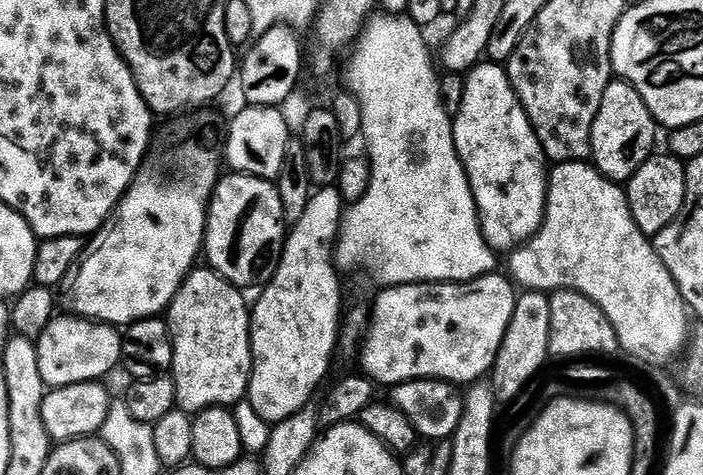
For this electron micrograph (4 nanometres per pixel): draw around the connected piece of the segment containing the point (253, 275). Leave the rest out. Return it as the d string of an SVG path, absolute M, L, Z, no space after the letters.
M239 174L221 175L212 189L212 199L208 202L208 221L204 227L203 255L208 255L207 263L213 272L218 273L231 284L245 286L252 284L260 276L264 268L264 259L272 247L279 245L286 235L282 201L275 183L257 176L241 176Z

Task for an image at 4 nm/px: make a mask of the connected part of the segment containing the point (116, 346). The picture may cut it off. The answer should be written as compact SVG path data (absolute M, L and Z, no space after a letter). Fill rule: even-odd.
M71 314L53 315L42 334L35 341L38 354L38 370L42 370L42 382L49 389L68 388L74 384L100 382L107 372L121 367L121 333L111 324L97 322Z

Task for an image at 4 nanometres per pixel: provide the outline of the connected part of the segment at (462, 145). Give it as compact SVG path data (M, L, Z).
M481 62L467 73L462 106L454 114L452 129L458 158L466 170L470 190L474 194L476 212L480 215L480 229L484 240L500 254L509 253L520 245L527 244L535 236L544 220L550 168L546 163L542 146L538 142L538 134L534 134L530 118L518 94L514 94L511 82L508 81L507 71L499 63Z

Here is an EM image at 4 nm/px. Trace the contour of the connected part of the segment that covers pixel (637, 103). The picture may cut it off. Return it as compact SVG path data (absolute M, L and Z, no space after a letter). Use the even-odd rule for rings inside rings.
M613 79L602 94L602 104L592 127L591 163L607 180L627 182L646 163L656 144L656 119L650 114L646 102L632 84Z

